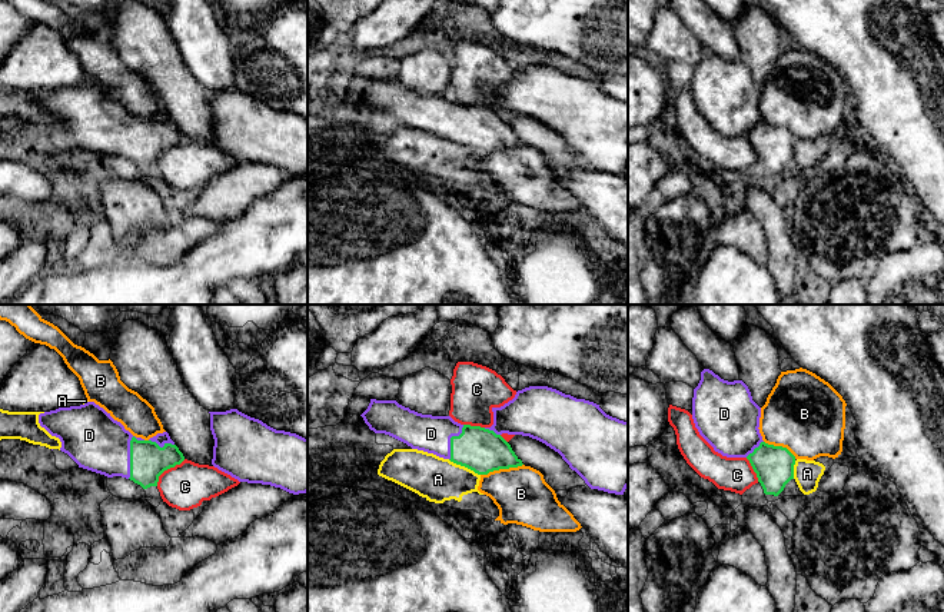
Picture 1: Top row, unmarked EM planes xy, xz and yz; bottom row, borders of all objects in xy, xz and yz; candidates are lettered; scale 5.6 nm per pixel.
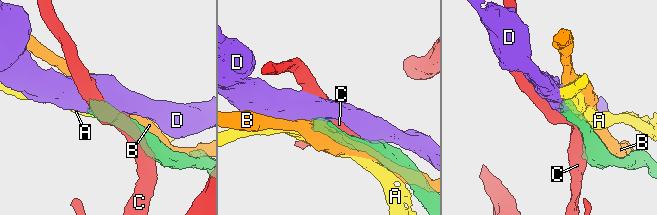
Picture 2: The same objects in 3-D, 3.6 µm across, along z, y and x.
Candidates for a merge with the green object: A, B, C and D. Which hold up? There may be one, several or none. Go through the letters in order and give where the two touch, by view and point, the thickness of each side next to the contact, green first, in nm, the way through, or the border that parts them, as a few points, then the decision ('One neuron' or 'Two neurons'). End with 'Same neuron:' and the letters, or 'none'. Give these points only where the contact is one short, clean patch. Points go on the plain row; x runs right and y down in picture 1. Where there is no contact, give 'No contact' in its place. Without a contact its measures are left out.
A: Touches green at xz (464, 145). Thickness 240 nm (green) against 240 nm. Two neurons
B: Touches green at xz (501, 147). Thickness 240 nm (green) against 300 nm. Two neurons
C: Touches green at xy (168, 147). Thickness 200 nm (green) against 260 nm. Two neurons
D: Touches green at xy (130, 136). Thickness 200 nm (green) against 320 nm. Path across: xy (148, 140), (130, 136), (110, 130), (92, 117). One neuron
Same neuron: D

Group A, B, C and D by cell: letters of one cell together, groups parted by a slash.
A / B / C / D

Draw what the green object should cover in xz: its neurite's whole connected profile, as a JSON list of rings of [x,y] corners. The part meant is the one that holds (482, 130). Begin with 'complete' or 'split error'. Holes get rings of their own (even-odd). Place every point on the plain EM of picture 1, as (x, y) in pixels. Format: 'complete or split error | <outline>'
split error | [[[529,66],[501,87],[492,87],[491,107],[461,104],[451,96],[422,94],[396,80],[370,79],[360,94],[375,113],[389,114],[412,129],[433,133],[465,146],[478,154],[522,146],[511,124],[501,116],[522,114],[536,119],[555,132],[591,169],[624,174],[628,167],[628,102],[606,94],[599,84],[576,79],[548,66]]]

